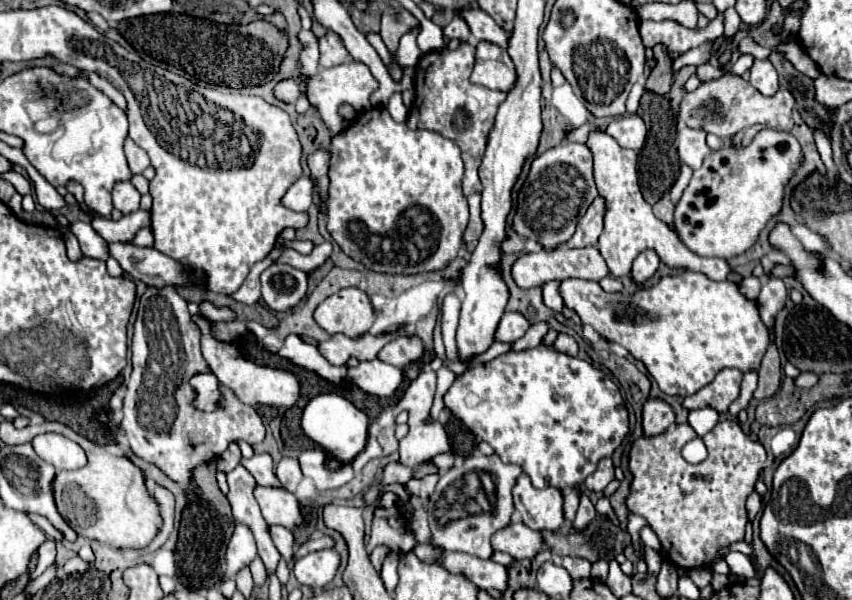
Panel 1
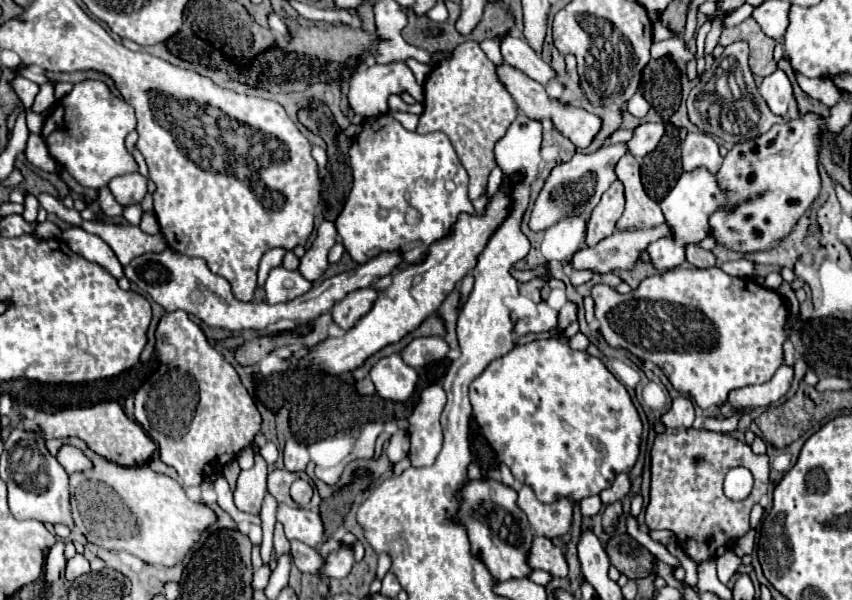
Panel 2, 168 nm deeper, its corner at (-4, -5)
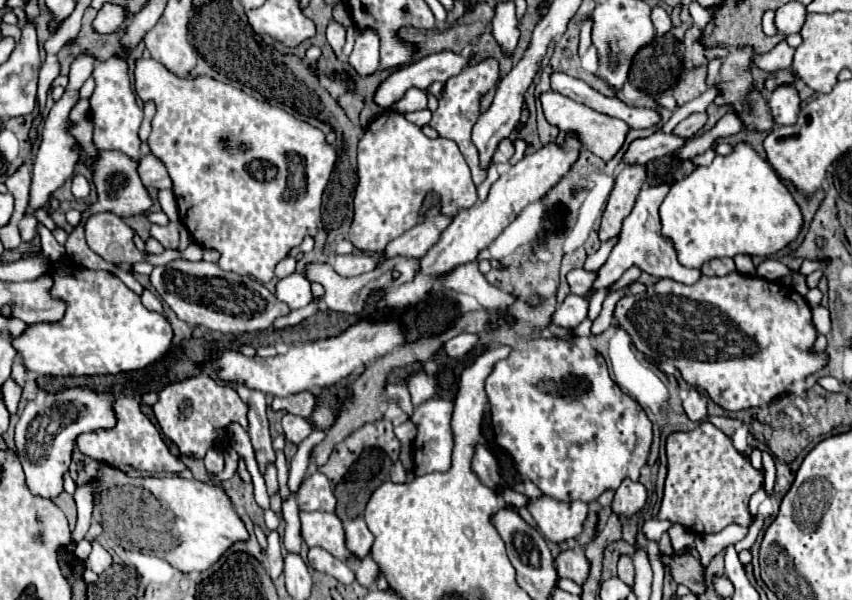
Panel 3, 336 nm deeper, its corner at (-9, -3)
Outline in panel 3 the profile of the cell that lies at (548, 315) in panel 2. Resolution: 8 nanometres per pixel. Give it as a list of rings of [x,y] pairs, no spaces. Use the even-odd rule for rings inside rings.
[[[569,295],[561,307],[557,307],[557,311],[553,313],[551,321],[555,325],[561,327],[577,327],[581,321],[587,319],[587,311],[589,311],[589,301],[583,295]]]

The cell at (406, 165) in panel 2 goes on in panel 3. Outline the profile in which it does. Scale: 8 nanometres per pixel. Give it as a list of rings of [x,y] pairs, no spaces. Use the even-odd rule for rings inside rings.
[[[385,111],[367,125],[359,141],[357,175],[355,217],[349,239],[365,253],[383,251],[389,241],[417,225],[423,219],[421,203],[427,193],[437,193],[441,197],[445,215],[467,209],[477,201],[471,171],[457,143],[443,137],[425,137],[421,127],[409,123],[397,111]]]

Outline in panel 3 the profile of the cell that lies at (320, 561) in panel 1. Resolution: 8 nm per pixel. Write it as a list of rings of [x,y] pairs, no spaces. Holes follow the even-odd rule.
[[[363,517],[349,519],[345,523],[345,535],[347,535],[347,547],[349,547],[349,551],[353,551],[359,559],[363,559],[371,551],[373,533],[365,525]]]

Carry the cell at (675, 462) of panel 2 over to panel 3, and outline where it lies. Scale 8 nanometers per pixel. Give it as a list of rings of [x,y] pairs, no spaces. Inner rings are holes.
[[[703,421],[689,433],[673,433],[667,439],[669,473],[659,519],[681,523],[693,533],[719,533],[731,523],[751,525],[747,509],[751,495],[763,483],[763,471],[751,467],[749,459],[739,455],[731,439],[713,423]]]

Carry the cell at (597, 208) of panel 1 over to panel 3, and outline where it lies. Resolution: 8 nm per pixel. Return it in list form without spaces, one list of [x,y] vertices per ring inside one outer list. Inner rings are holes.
[[[619,165],[615,187],[603,213],[603,223],[599,231],[601,241],[621,231],[621,221],[631,213],[637,193],[641,191],[645,179],[647,179],[647,165]]]

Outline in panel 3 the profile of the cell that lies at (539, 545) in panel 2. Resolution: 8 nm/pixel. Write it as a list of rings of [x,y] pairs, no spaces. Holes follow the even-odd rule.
[[[561,551],[561,555],[555,559],[555,569],[559,577],[567,577],[575,583],[585,583],[589,577],[591,563],[583,553],[577,551]]]

